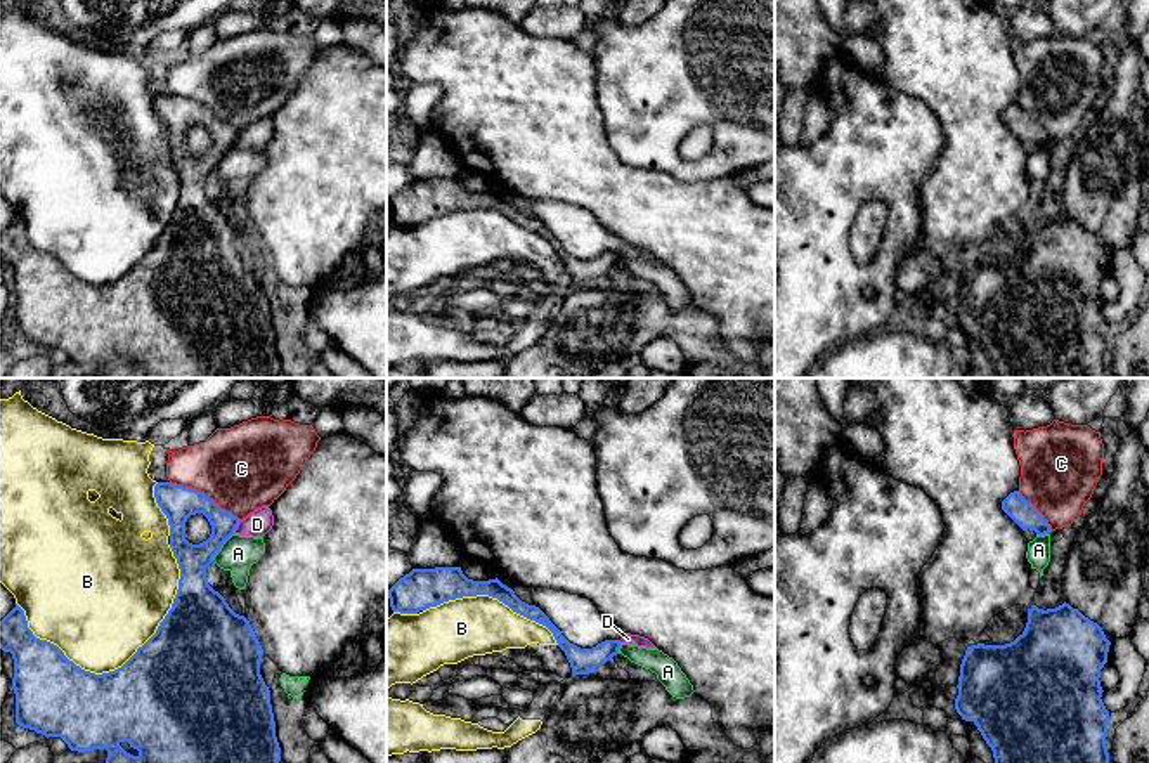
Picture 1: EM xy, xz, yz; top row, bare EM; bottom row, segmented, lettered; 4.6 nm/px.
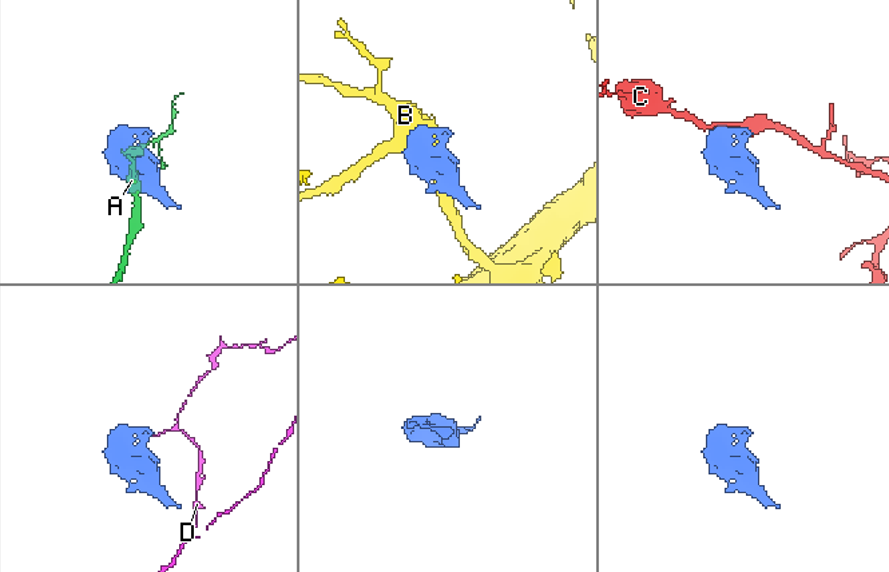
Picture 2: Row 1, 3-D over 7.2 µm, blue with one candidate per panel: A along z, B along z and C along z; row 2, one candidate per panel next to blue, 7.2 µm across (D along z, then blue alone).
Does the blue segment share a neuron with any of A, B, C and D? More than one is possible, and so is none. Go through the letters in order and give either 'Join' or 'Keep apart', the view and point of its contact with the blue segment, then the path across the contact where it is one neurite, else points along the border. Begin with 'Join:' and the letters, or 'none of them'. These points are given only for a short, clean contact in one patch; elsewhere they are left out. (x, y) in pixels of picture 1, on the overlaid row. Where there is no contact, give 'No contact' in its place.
Join: none of them
A: Keep apart. Touches blue at xy (220, 547)
B: Keep apart. Touches blue at xy (110, 671)
C: Keep apart. Touches blue at xy (203, 493)
D: Keep apart. Touches blue at xy (236, 528). Boundary: xy (241, 521), (233, 533)

